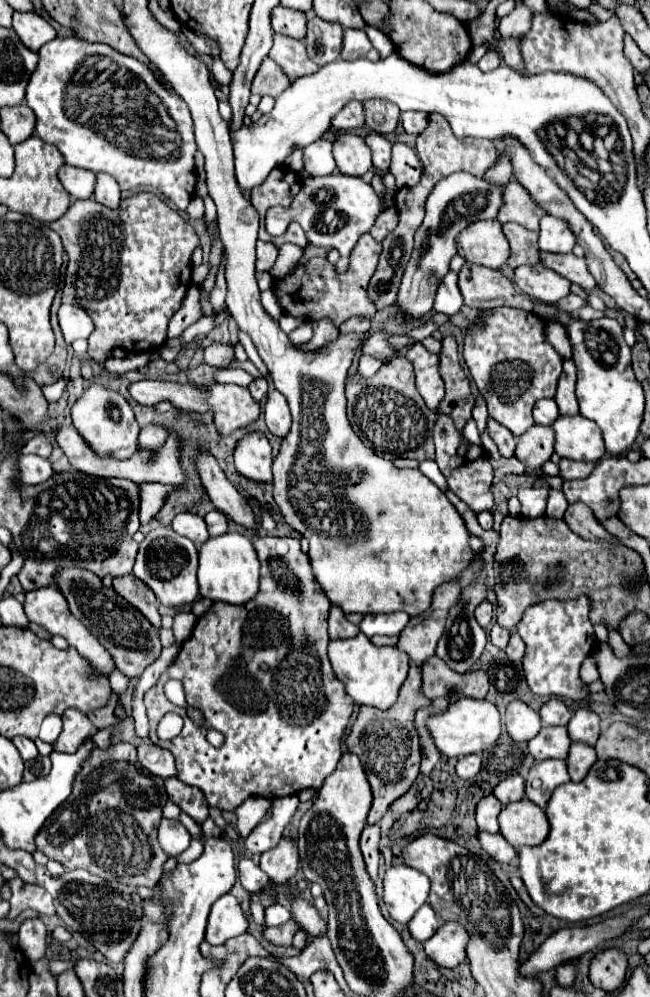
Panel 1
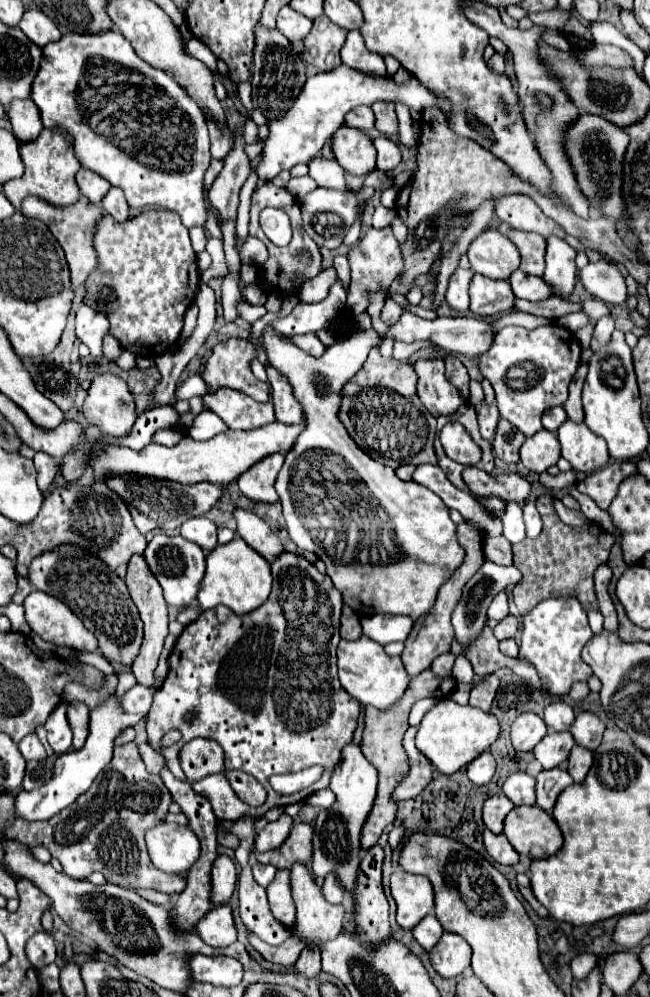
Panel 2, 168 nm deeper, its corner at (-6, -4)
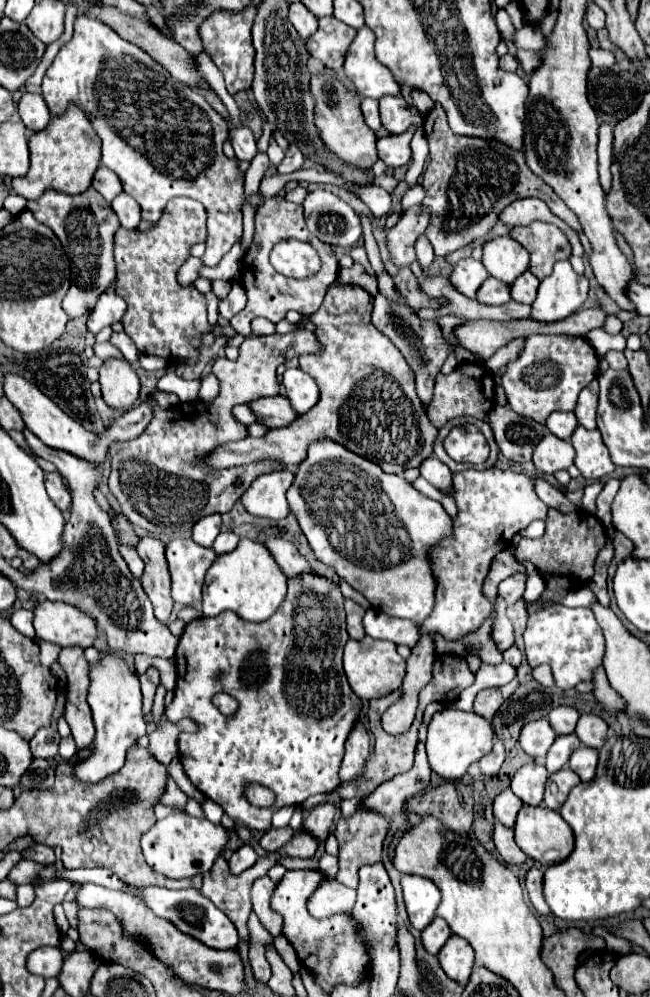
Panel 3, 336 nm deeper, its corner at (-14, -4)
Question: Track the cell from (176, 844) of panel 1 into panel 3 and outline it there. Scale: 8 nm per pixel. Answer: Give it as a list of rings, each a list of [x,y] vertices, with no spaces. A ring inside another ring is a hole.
[[[176,813],[176,815],[168,815],[162,821],[156,821],[156,825],[148,833],[144,833],[142,851],[146,863],[154,871],[170,879],[184,879],[198,873],[206,873],[212,867],[214,859],[222,853],[226,841],[228,835],[222,825],[214,825],[208,819],[190,817],[188,813]]]

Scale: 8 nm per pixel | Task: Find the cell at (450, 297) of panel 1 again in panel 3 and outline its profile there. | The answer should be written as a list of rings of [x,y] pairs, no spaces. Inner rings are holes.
[[[468,257],[468,259],[460,259],[456,263],[456,267],[452,269],[450,281],[462,295],[476,299],[476,291],[484,283],[486,277],[488,277],[488,271],[484,269],[484,265],[480,261],[474,261]]]

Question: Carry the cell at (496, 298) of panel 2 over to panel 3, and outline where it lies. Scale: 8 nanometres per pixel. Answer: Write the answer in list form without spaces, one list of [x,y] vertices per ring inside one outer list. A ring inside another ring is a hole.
[[[488,277],[478,289],[478,301],[484,305],[504,305],[506,301],[510,301],[510,285],[500,279]]]

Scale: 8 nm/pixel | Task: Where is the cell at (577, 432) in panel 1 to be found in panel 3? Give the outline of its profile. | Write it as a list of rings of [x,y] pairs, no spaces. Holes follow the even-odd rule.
[[[578,425],[572,433],[570,443],[576,449],[574,465],[580,469],[580,473],[586,479],[602,479],[614,471],[614,463],[610,459],[610,453],[600,437],[598,429],[584,429]]]

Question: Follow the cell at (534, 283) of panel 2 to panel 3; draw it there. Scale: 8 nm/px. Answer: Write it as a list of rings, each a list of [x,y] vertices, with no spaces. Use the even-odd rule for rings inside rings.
[[[524,271],[524,273],[514,281],[514,287],[512,287],[512,297],[514,297],[514,301],[518,301],[518,303],[534,303],[538,285],[540,285],[540,279],[538,279],[536,275],[532,275],[530,271]]]

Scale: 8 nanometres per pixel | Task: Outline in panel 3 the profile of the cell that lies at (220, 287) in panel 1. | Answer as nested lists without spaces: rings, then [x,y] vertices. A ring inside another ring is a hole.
[[[272,137],[272,141],[270,141],[270,147],[268,147],[268,157],[270,157],[270,167],[276,167],[282,159],[284,159],[284,151],[276,145],[276,141],[274,141],[274,137]]]

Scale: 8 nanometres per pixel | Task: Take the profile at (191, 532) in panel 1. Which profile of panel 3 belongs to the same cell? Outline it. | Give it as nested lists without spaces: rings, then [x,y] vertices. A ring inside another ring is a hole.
[[[208,515],[204,519],[200,519],[194,527],[192,527],[192,539],[196,543],[200,543],[202,547],[212,547],[214,539],[220,533],[220,515]]]

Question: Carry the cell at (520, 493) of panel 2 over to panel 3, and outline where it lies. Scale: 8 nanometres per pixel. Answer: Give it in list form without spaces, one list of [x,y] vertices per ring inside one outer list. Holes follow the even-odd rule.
[[[498,467],[492,469],[468,469],[462,473],[454,475],[454,499],[458,505],[458,519],[454,519],[454,533],[452,537],[446,537],[446,541],[438,543],[436,549],[432,549],[430,557],[432,557],[432,571],[436,573],[436,581],[438,581],[438,591],[436,591],[436,605],[434,611],[430,613],[430,617],[420,625],[420,639],[418,643],[412,647],[412,655],[408,657],[408,673],[404,679],[404,697],[400,701],[396,701],[394,705],[390,705],[382,717],[382,727],[386,733],[390,735],[400,735],[404,733],[412,721],[414,721],[414,713],[416,713],[416,691],[420,691],[430,679],[432,679],[432,665],[436,659],[436,645],[434,645],[434,635],[442,635],[444,639],[454,641],[456,637],[462,637],[464,633],[470,633],[472,629],[478,629],[482,625],[482,621],[488,617],[492,605],[490,601],[482,595],[482,581],[488,575],[492,557],[500,551],[510,547],[512,537],[516,533],[520,533],[524,527],[528,527],[534,519],[544,519],[548,507],[538,499],[536,491],[534,491],[534,477],[528,477],[524,473],[516,473],[516,471],[502,471]]]

